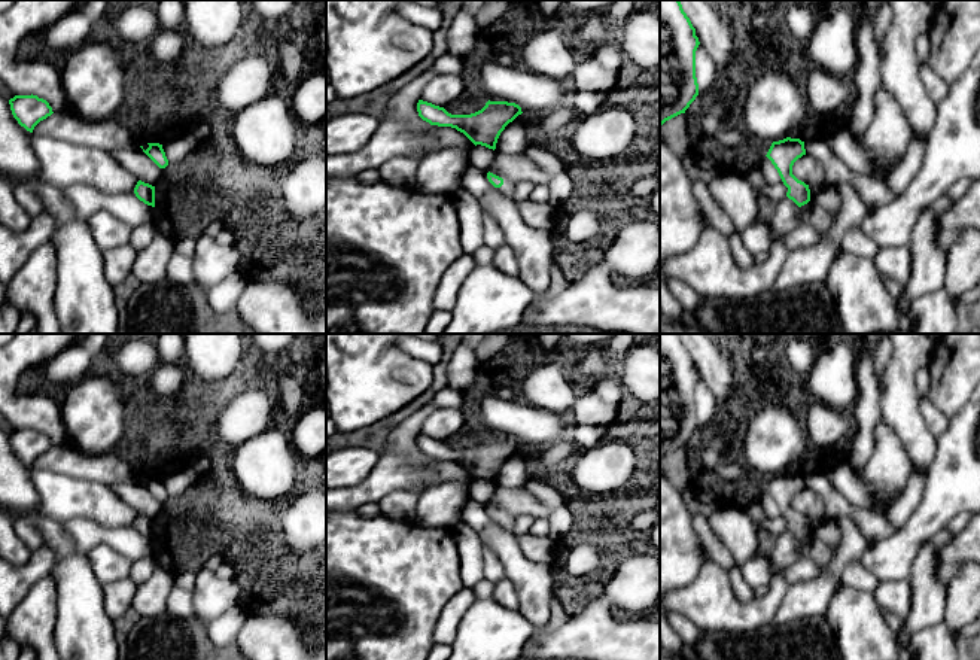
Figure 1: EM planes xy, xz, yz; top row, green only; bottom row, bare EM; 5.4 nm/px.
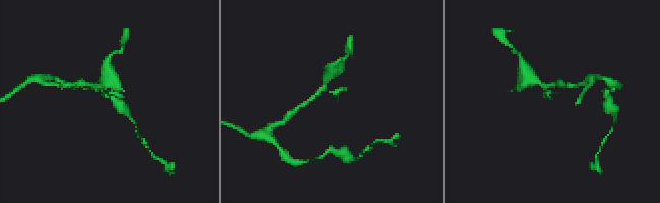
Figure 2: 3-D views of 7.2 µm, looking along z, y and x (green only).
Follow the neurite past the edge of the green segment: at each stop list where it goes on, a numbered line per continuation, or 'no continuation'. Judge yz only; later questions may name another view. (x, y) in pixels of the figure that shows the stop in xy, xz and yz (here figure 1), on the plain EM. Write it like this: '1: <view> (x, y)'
no continuation

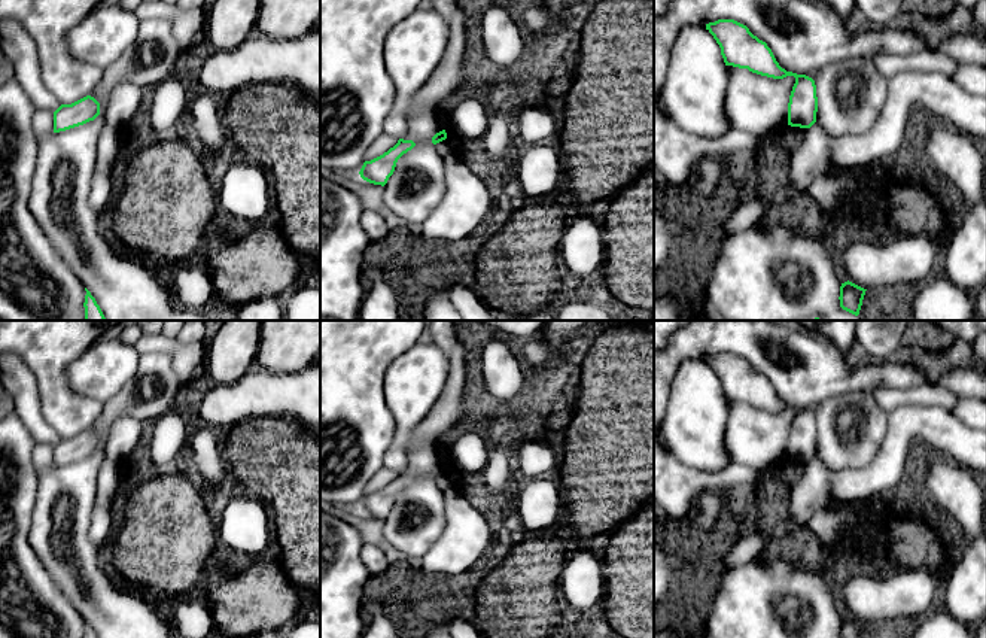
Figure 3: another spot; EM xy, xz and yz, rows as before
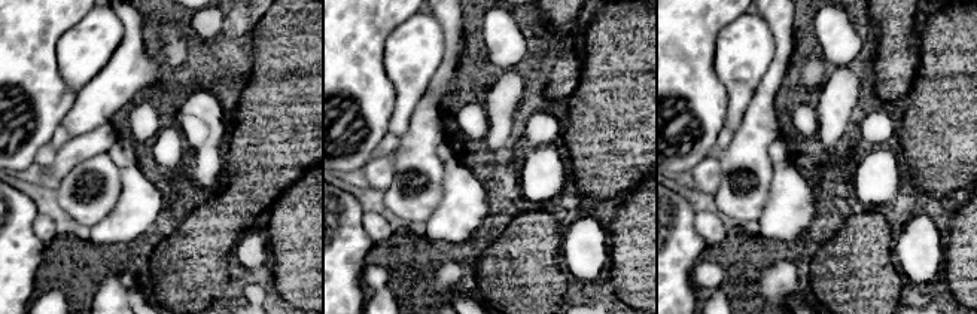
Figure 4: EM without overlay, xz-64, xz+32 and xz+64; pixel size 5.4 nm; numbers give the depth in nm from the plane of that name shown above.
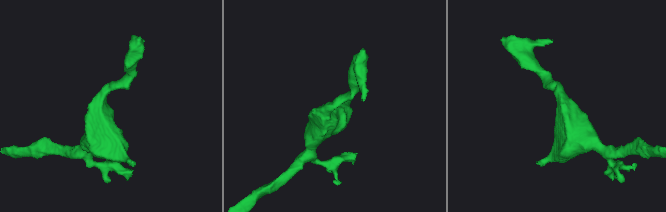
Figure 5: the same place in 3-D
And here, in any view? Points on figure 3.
no continuation

